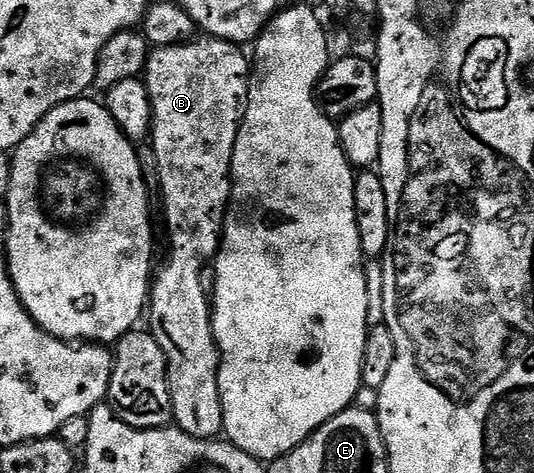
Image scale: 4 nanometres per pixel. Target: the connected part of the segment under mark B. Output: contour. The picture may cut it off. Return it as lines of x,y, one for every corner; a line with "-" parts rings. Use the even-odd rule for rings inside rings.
200,35
191,43
185,45
166,46
157,48
149,56
148,64
142,74
142,80
148,86
148,98
152,104
152,131
150,144
158,155
158,169
161,171
160,193
164,197
164,221
168,224
168,258
164,266
159,266
154,280
150,286
150,317
152,325
150,331
158,339
162,351
168,360
168,390
172,396
172,415
175,428
181,429
186,435
216,439
224,433
224,416
222,415
222,399
218,391
218,371
220,370
220,348
216,346
216,336
212,330
212,306
210,293
206,288
206,281
200,276
204,273
204,264
215,262
216,254
220,251
220,236
224,233
224,216
228,214
228,200
232,194
232,156
234,143
238,139
240,120
244,118
244,109
248,105
248,86
250,84
250,57
244,54
241,46
233,41
223,41
217,37

